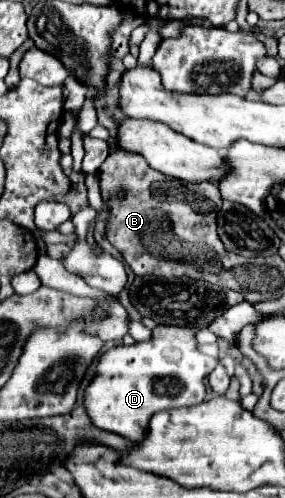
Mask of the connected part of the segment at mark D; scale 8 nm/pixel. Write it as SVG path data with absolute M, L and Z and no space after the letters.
M156 326L152 330L152 338L146 342L134 342L130 346L118 344L106 350L98 360L96 376L90 380L88 388L84 390L84 408L92 424L100 430L120 434L126 440L134 442L144 436L148 420L154 412L200 404L206 396L206 376L210 368L216 368L216 360L208 360L202 352L198 352L196 332L198 332L196 328Z

